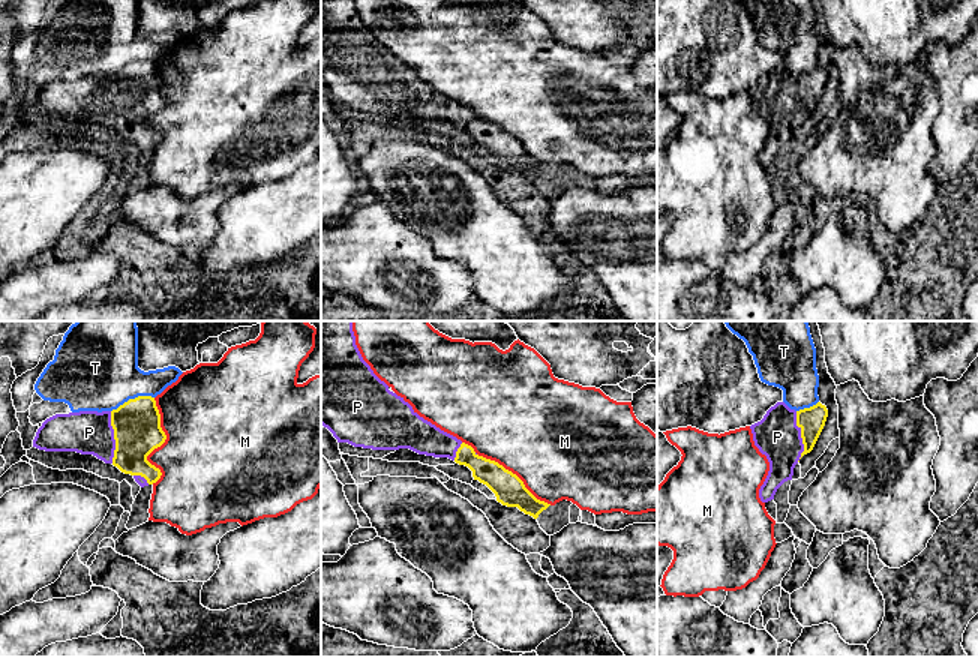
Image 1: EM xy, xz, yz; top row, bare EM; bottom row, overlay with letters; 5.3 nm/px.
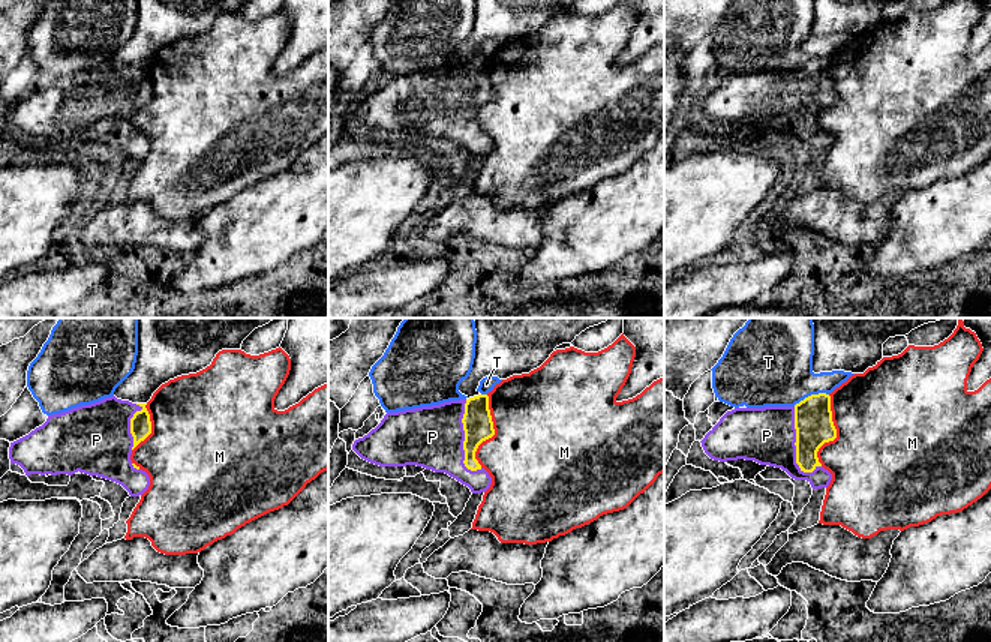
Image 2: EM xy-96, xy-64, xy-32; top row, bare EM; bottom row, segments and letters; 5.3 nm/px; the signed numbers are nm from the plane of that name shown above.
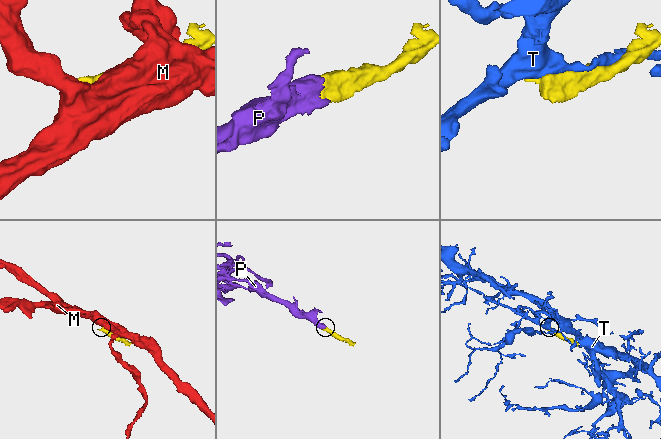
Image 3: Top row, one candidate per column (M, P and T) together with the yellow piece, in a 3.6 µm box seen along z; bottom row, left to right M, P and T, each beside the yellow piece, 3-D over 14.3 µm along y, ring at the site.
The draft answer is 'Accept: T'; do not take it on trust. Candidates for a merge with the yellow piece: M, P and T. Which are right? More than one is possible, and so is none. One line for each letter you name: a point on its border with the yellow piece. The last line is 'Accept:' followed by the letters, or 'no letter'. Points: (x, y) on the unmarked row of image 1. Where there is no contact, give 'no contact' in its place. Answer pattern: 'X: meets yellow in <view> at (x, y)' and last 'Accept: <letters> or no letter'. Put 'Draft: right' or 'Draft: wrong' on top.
Draft: wrong
P: meets yellow in xy at (114, 101)
Accept: P

